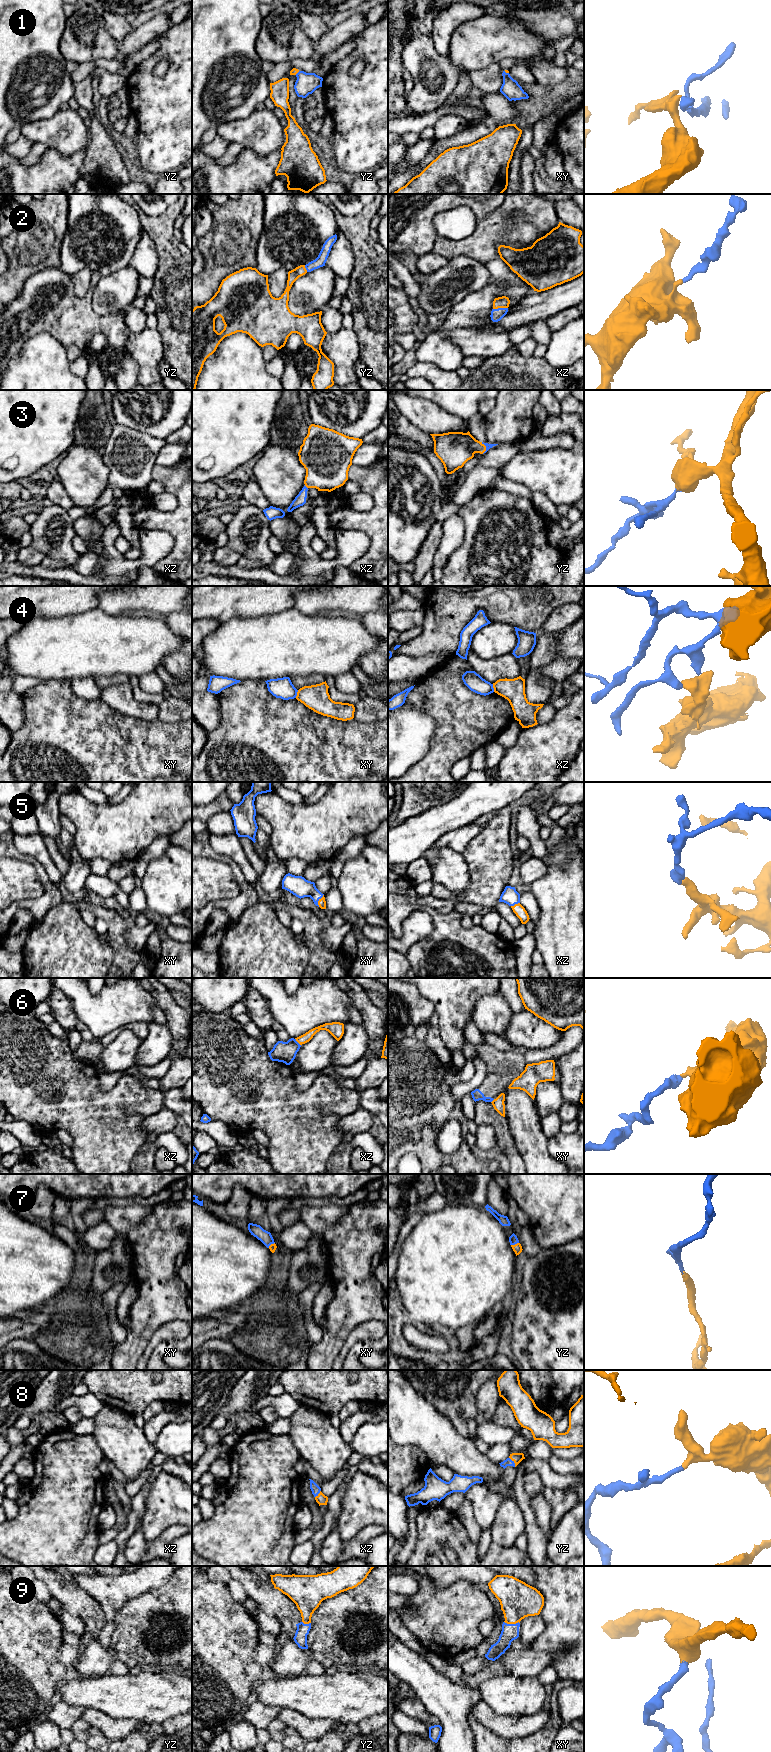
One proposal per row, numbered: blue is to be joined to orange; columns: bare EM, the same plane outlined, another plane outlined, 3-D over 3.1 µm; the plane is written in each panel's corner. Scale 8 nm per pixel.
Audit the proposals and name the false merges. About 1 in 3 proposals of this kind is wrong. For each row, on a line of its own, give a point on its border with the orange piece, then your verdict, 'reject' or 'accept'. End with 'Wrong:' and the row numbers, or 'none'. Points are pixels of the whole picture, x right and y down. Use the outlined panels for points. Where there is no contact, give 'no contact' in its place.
1: meets orange in xy at (506, 72); accept
2: meets orange in xz at (500, 307); accept
3: meets orange in xz at (306, 486); accept
4: meets orange in xy at (297, 694); reject
5: meets orange in xy at (319, 900); accept
6: meets orange in xz at (297, 1041); reject
7: meets orange in yz at (515, 1244); accept
8: meets orange in yz at (514, 1462); accept
9: meets orange in xy at (512, 1623); accept
Wrong: 4, 6

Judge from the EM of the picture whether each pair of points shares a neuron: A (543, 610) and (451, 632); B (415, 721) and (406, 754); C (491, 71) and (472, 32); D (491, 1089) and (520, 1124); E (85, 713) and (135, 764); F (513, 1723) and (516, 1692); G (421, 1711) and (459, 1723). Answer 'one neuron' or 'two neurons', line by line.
A: one neuron
B: one neuron
C: two neurons
D: two neurons
E: one neuron
F: two neurons
G: two neurons

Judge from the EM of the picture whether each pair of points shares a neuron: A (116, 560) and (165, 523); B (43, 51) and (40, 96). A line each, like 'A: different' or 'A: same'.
A: different
B: same

